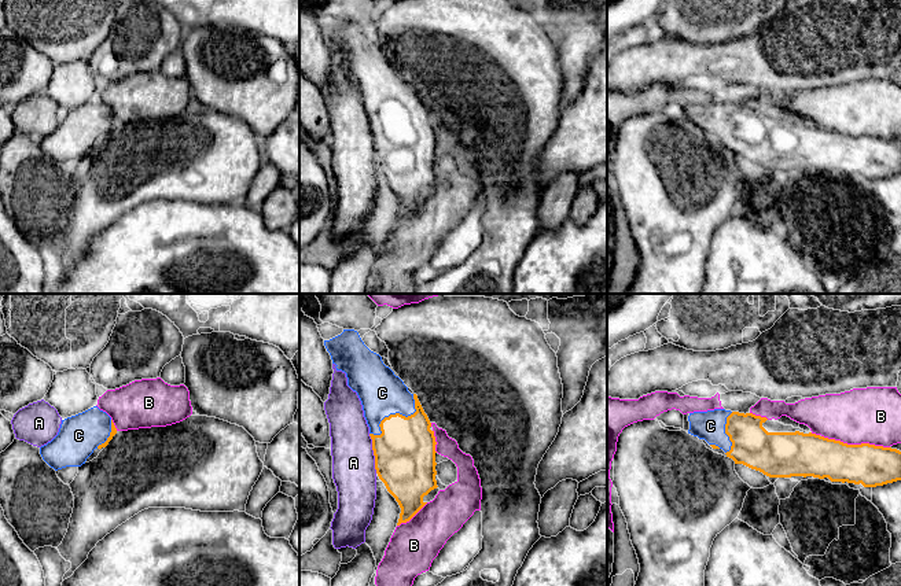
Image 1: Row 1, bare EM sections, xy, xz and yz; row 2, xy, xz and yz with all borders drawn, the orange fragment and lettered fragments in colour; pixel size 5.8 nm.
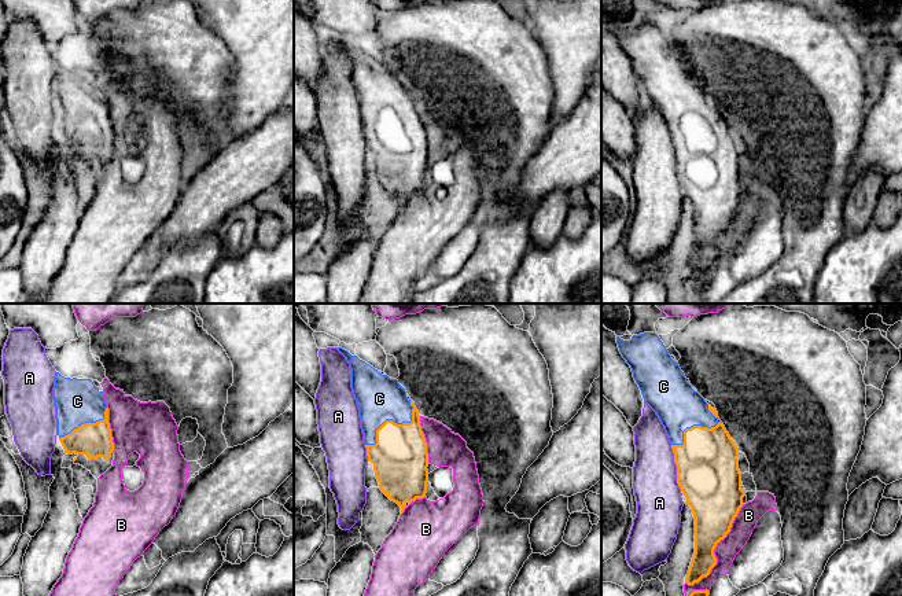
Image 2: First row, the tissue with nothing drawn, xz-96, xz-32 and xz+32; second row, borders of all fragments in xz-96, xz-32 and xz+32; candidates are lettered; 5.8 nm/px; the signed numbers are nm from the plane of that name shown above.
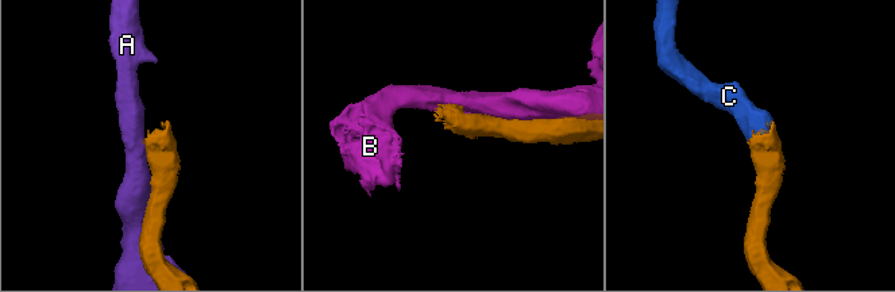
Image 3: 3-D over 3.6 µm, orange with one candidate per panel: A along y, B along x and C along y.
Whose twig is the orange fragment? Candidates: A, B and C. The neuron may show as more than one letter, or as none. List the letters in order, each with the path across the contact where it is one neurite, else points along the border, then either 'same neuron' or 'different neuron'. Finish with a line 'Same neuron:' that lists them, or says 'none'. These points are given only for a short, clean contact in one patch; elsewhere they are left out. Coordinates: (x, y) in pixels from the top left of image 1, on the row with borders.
A: different neuron
B: different neuron
C: across xz (404, 453), (404, 441), (396, 413), (388, 405), (382, 393) | same neuron
Same neuron: C

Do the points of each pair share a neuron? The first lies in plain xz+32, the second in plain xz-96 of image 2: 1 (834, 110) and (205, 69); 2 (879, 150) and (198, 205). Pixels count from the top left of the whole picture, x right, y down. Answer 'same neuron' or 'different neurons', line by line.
1: same neuron
2: same neuron

